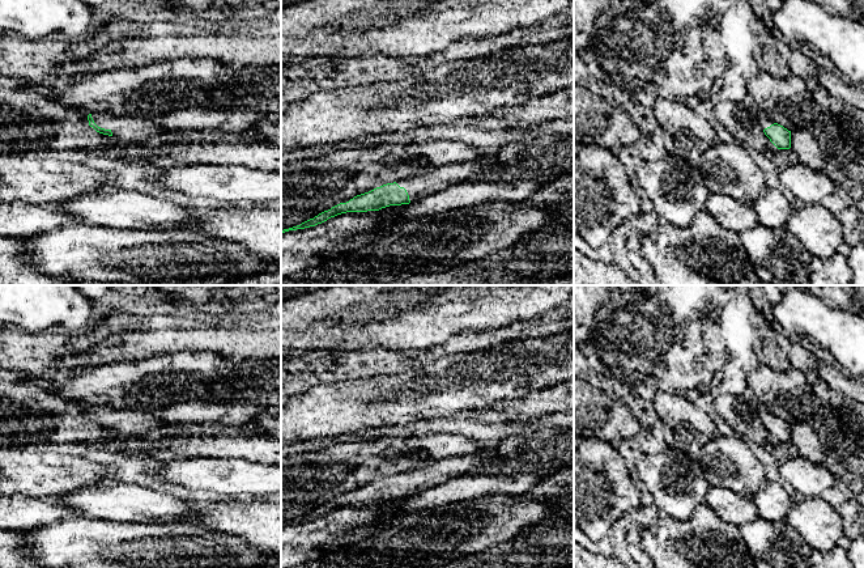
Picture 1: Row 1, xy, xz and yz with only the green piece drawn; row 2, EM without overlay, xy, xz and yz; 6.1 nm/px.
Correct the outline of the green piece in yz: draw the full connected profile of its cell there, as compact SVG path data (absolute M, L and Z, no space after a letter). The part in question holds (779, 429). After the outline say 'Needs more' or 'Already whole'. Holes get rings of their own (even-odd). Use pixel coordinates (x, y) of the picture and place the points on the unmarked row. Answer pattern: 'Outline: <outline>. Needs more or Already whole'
Outline: M757 400L759 417L763 421L765 428L778 442L791 441L791 424L783 419L774 416L771 411L759 400Z. Needs more

